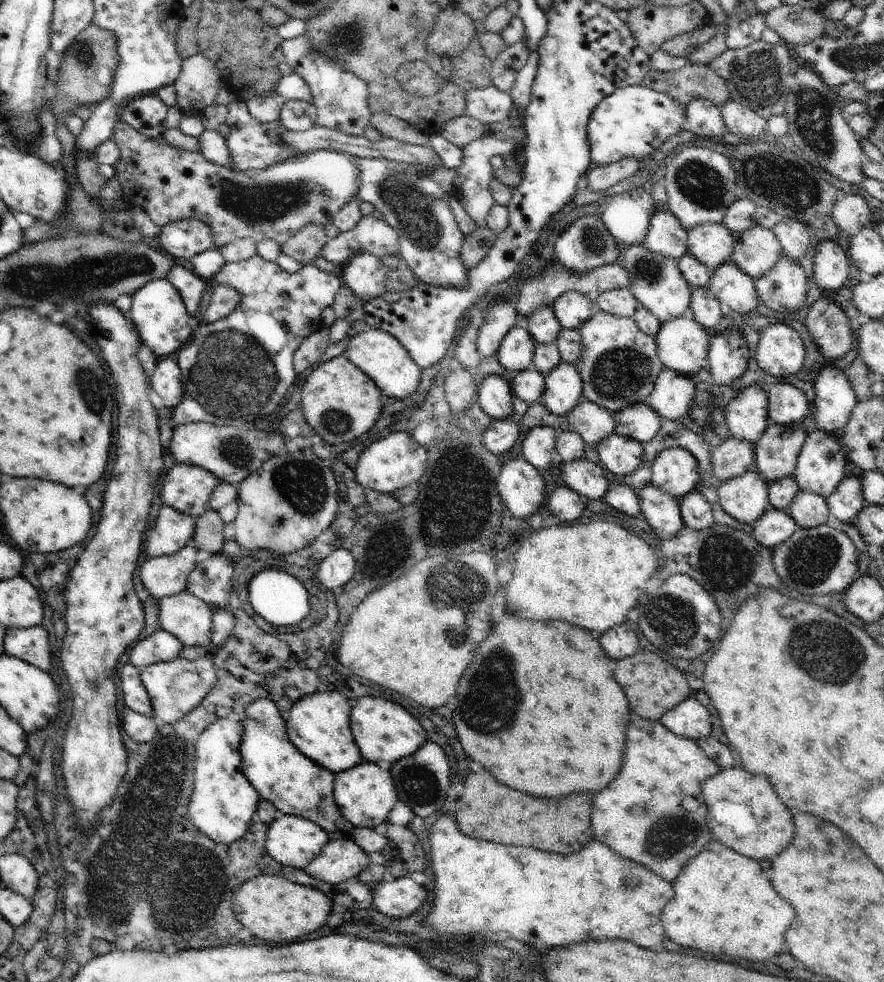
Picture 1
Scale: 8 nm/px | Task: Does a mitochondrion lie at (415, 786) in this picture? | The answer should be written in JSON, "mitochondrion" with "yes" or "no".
{"mitochondrion":"yes"}

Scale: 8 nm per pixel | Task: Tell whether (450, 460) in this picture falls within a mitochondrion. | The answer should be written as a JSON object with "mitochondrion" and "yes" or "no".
{"mitochondrion":"yes"}

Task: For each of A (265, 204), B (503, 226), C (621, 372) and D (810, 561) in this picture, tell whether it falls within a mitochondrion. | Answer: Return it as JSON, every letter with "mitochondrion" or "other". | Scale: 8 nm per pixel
{"A":"mitochondrion","B":"other","C":"mitochondrion","D":"mitochondrion"}

